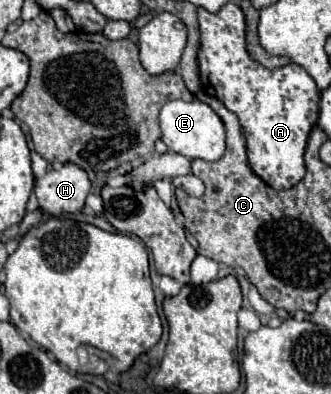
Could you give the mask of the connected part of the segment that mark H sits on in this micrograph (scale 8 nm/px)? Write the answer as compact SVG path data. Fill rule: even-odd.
M66 162L60 170L46 172L34 184L40 210L52 216L82 210L90 190L92 182L88 172L72 162Z

